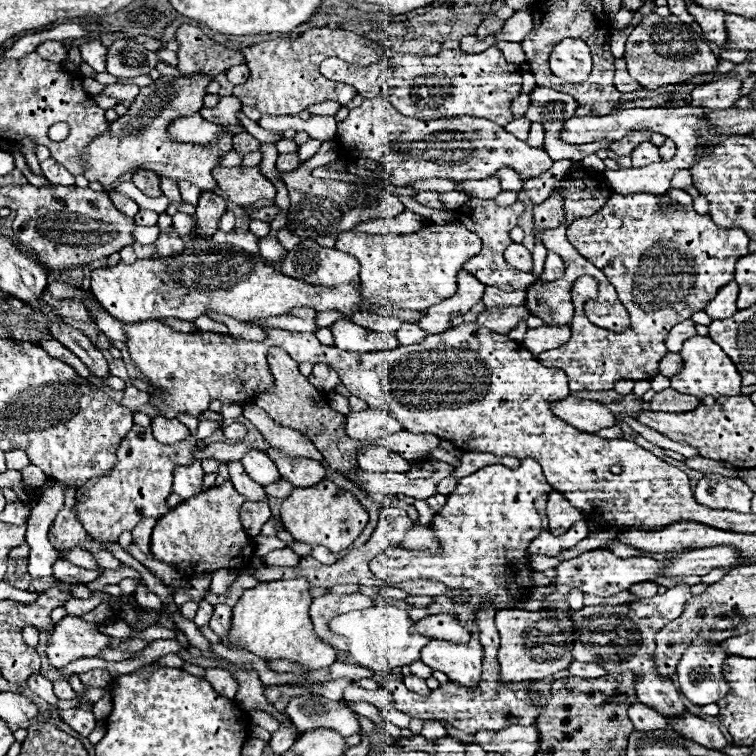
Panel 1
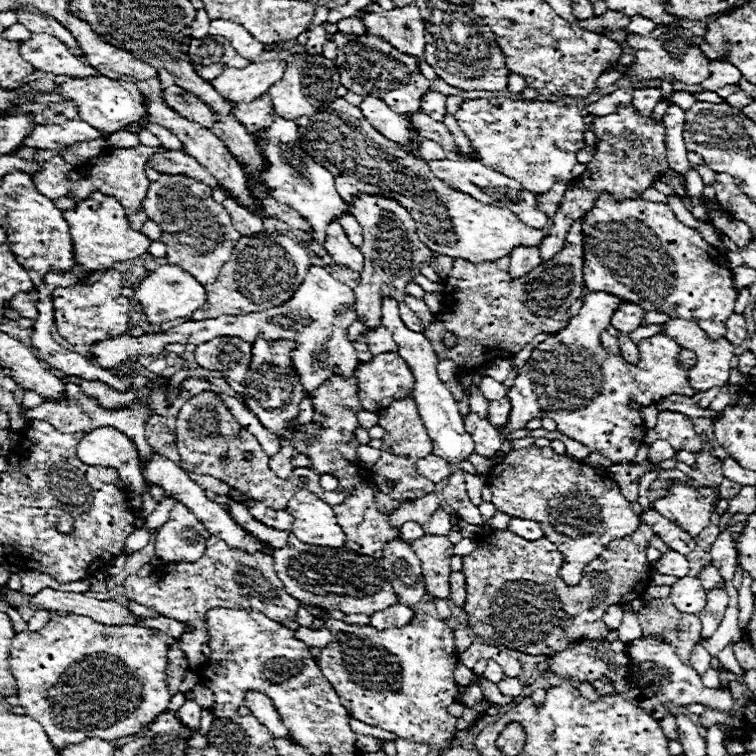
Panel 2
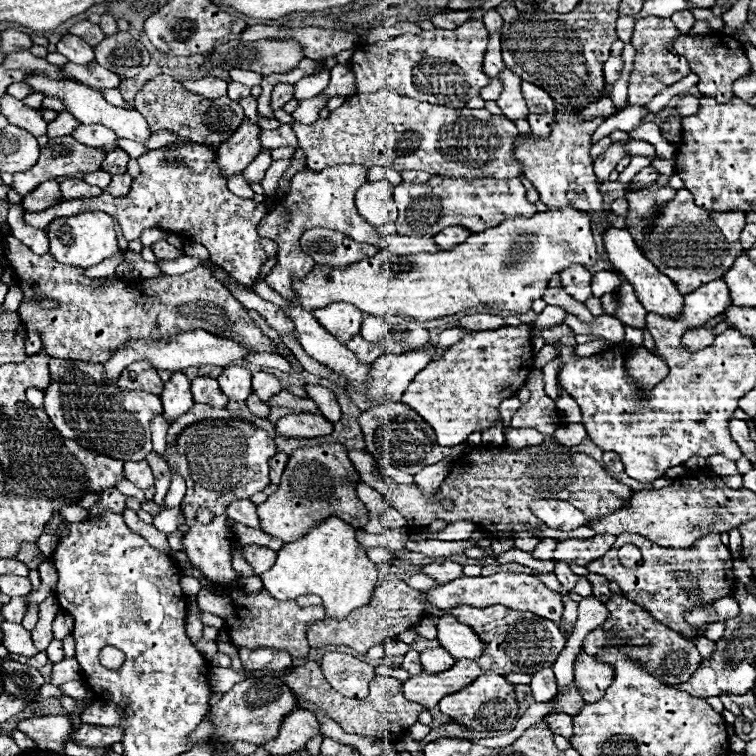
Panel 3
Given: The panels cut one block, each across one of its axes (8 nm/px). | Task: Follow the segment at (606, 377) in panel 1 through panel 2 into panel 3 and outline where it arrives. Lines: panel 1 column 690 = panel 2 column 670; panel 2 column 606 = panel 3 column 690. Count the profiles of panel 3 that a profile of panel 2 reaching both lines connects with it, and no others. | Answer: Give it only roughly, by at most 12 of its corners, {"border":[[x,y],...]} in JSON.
{"border":[[686,188],[656,208],[642,254],[680,294],[742,256],[744,212],[710,212]]}

